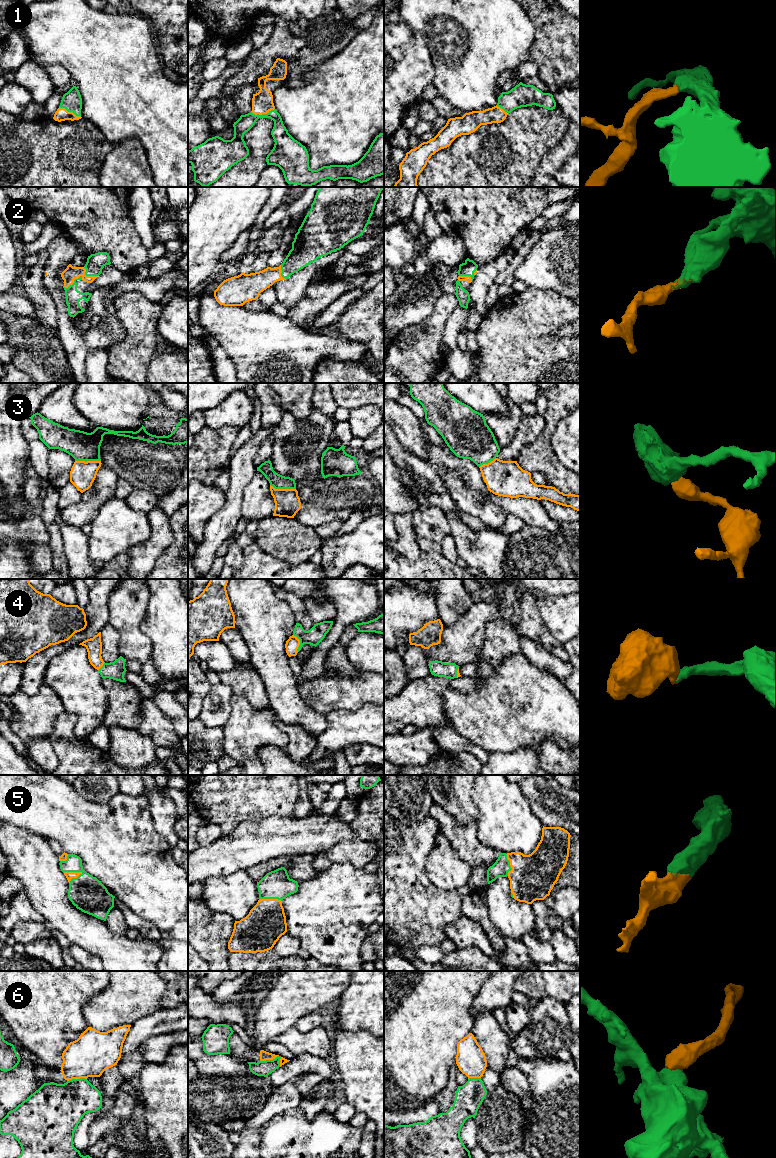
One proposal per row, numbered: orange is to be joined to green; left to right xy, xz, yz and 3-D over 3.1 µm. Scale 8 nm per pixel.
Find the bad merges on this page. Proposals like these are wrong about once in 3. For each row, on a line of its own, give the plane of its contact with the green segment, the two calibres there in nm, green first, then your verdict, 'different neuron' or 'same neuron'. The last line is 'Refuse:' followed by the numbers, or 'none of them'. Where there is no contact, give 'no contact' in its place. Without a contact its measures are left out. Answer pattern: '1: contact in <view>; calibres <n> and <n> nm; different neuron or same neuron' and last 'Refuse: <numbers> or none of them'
1: contact in xz; calibres 140 and 180 nm; same neuron
2: contact in xy; calibres 120 and 120 nm; same neuron
3: contact in xy; calibres 240 and 200 nm; different neuron
4: contact in xz; calibres 140 and 110 nm; same neuron
5: contact in xy; calibres 280 and 60 nm; same neuron
6: contact in xy; calibres 360 and 340 nm; different neuron
Refuse: 3, 6

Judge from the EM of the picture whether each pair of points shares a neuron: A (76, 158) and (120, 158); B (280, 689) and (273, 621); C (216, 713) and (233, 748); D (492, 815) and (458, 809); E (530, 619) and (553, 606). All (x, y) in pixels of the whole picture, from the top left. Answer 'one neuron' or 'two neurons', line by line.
A: two neurons
B: one neuron
C: two neurons
D: two neurons
E: two neurons

